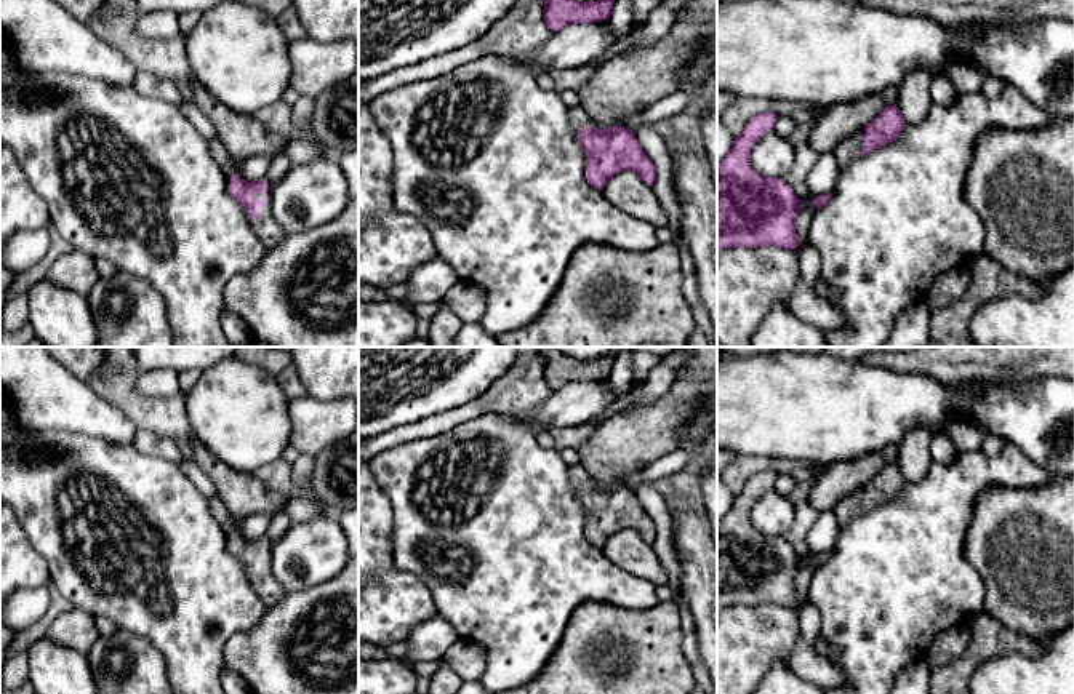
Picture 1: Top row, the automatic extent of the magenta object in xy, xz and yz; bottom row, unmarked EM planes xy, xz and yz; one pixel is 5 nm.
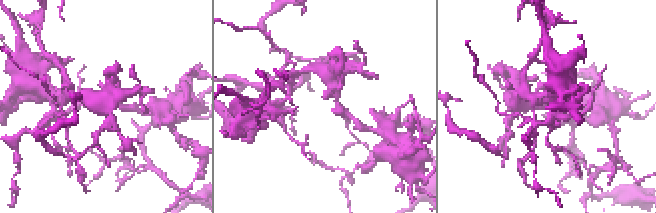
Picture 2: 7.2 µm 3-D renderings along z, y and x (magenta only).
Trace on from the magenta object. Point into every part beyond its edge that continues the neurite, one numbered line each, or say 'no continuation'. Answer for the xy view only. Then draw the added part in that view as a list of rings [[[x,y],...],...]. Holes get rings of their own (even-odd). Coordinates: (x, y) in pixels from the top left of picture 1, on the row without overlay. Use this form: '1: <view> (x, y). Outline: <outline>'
1: xy (216, 506). Outline: [[[218,496],[210,497],[208,504],[213,517],[218,520],[226,532],[227,545],[230,545],[230,539],[234,537],[234,528],[238,520],[230,515],[226,504]]]
2: xy (266, 587). Outline: [[[267,540],[267,552],[264,555],[264,564],[259,568],[259,579],[256,582],[251,580],[251,576],[246,571],[248,580],[262,603],[269,608],[279,603],[287,596],[287,590],[280,587],[272,574],[272,555],[271,555],[272,542]]]

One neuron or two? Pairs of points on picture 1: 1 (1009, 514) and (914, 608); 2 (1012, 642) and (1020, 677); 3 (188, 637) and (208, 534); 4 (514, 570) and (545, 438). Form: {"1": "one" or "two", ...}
{"1": "two", "2": "two", "3": "one", "4": "two"}

